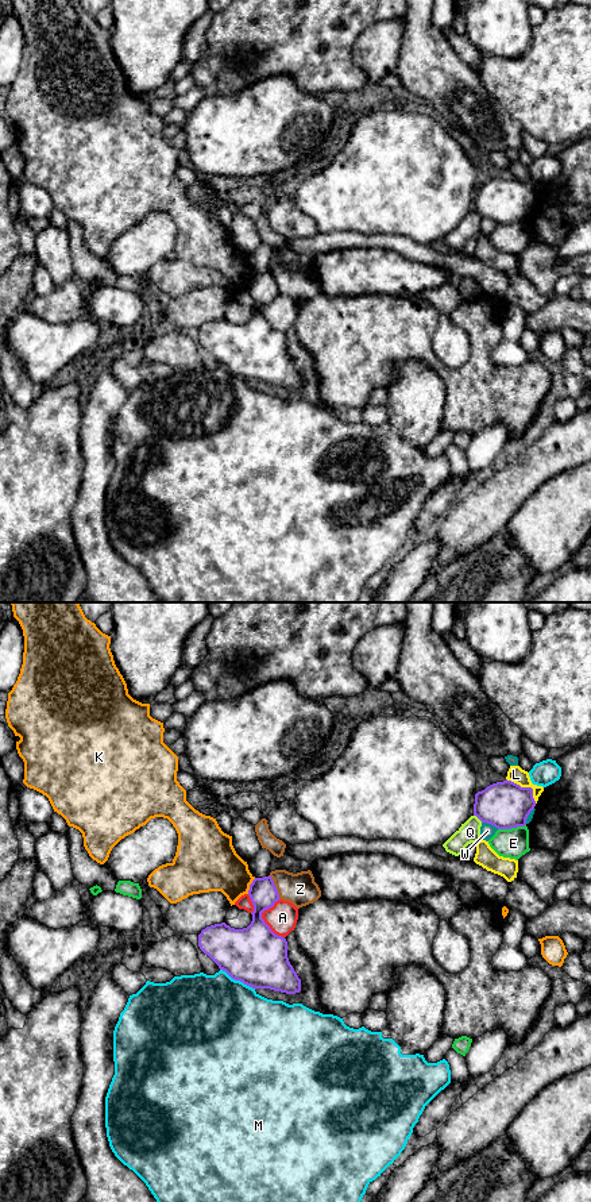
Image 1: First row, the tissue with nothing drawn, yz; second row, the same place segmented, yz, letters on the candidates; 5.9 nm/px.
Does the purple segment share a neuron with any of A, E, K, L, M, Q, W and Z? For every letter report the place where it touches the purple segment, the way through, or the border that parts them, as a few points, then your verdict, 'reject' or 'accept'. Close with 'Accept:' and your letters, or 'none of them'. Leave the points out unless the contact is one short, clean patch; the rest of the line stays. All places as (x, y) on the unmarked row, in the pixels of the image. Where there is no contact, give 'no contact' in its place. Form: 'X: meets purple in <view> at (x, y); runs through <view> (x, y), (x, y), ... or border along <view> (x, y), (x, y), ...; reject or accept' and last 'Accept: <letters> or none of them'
A: meets purple in yz at (263, 315); reject
E: meets purple in yz at (512, 222); reject
K: meets purple in yz at (250, 281); reject
L: meets purple in yz at (526, 183); reject
M: meets purple in yz at (238, 374); reject
Q: meets purple in yz at (478, 212); reject
W: meets purple in yz at (490, 218); reject
Z: meets purple in yz at (275, 282); border along yz (269, 270), (279, 293); reject
Accept: none of them

